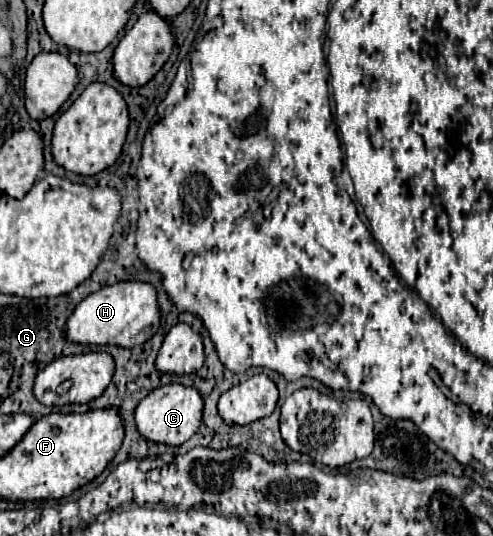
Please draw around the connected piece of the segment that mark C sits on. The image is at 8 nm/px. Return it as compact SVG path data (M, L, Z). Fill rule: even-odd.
M173 382L155 388L139 402L135 410L135 422L143 438L151 442L163 442L169 446L179 446L197 432L201 424L201 414L203 414L203 398L199 396L199 390L193 386L183 386Z

